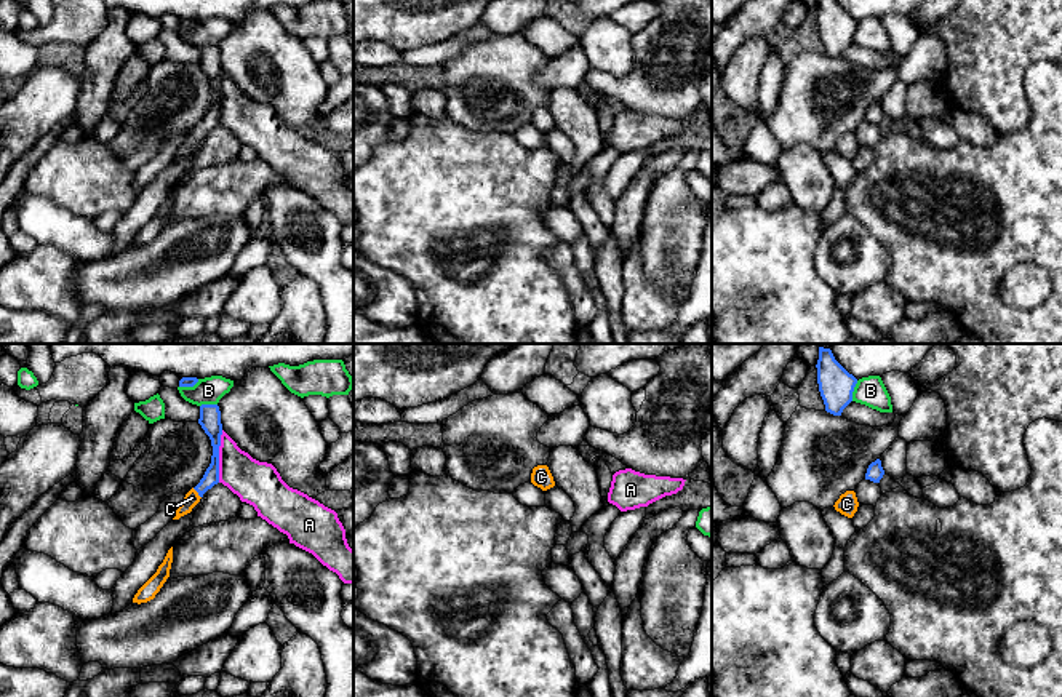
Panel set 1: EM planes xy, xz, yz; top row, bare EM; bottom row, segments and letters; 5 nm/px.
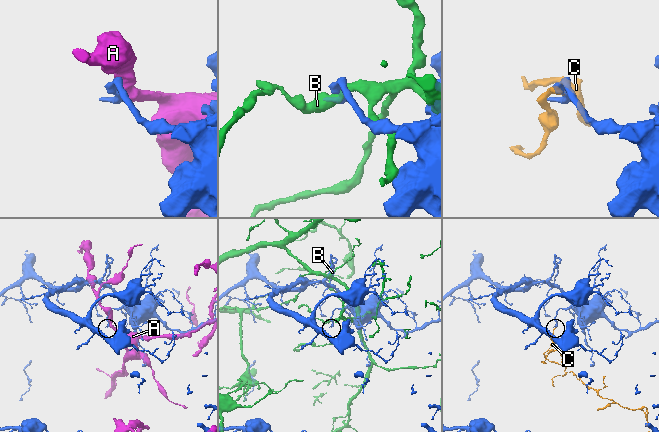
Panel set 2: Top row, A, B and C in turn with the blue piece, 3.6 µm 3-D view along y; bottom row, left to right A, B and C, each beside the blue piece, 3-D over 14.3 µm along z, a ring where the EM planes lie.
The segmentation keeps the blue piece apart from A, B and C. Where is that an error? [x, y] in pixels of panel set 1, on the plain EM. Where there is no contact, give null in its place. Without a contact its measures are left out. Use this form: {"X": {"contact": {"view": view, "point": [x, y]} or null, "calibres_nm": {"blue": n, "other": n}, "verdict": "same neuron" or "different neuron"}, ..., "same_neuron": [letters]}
{"A": {"contact": {"view": "xy", "point": [218, 98]}, "calibres_nm": {"blue": 110, "other": 220}, "verdict": "different neuron"}, "B": {"contact": {"view": "xy", "point": [189, 27]}, "calibres_nm": {"blue": 50, "other": 140}, "verdict": "different neuron"}, "C": {"contact": {"view": "xy", "point": [197, 133]}, "calibres_nm": {"blue": 80, "other": 70}, "verdict": "same neuron"}, "same_neuron": ["C"]}

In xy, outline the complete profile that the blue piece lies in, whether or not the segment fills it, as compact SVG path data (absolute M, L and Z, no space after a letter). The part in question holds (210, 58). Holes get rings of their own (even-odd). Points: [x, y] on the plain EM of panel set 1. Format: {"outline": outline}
{"outline": "M202 46L198 66L211 82L211 88L213 88L211 106L206 110L200 125L186 136L173 161L179 161L181 158L190 155L192 150L200 144L203 136L219 125L219 88L221 88L221 77L222 77L219 48Z"}

